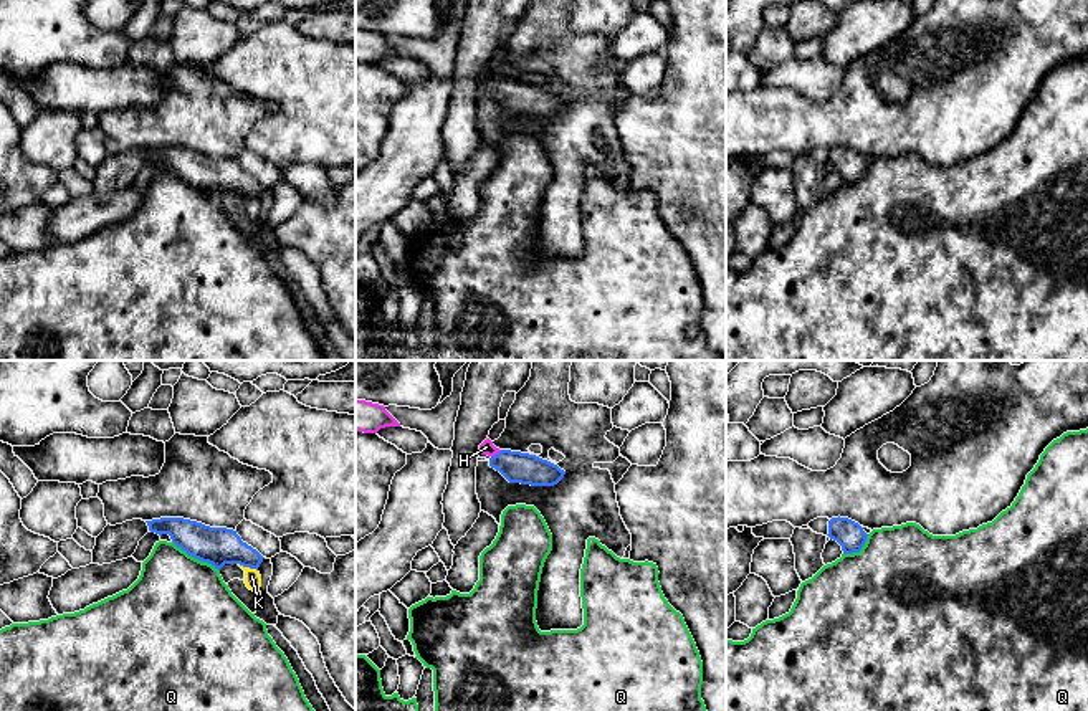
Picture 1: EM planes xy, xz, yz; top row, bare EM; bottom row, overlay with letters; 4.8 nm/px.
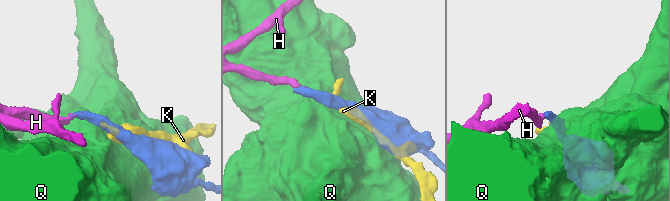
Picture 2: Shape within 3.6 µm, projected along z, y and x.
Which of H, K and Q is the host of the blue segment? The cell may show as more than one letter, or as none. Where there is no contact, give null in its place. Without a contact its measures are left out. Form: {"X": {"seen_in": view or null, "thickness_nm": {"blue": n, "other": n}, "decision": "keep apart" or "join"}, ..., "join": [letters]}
{"H": {"seen_in": "xz", "thickness_nm": {"blue": 150, "other": 70}, "decision": "join"}, "K": {"seen_in": "xy", "thickness_nm": {"blue": 190, "other": 80}, "decision": "keep apart"}, "Q": {"seen_in": "xy", "thickness_nm": {"blue": 190, "other": 480}, "decision": "keep apart"}, "join": ["H"]}

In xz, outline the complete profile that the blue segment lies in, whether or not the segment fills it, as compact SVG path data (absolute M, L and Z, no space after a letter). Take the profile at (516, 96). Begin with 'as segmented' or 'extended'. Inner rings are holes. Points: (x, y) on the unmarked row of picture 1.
extended; M489 68L480 74L478 83L488 84L489 96L499 101L509 112L554 116L565 104L557 94L536 84L499 79Z

